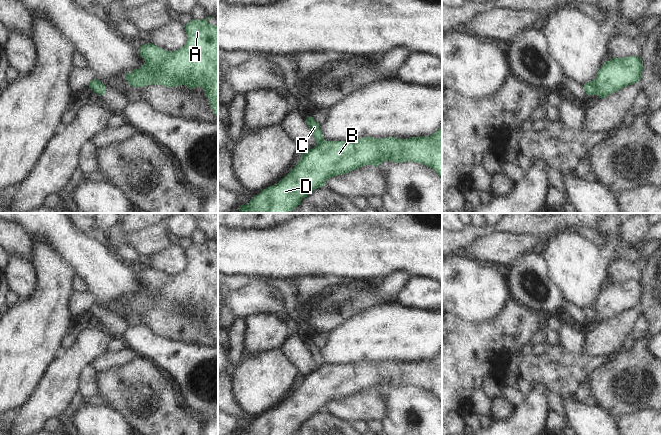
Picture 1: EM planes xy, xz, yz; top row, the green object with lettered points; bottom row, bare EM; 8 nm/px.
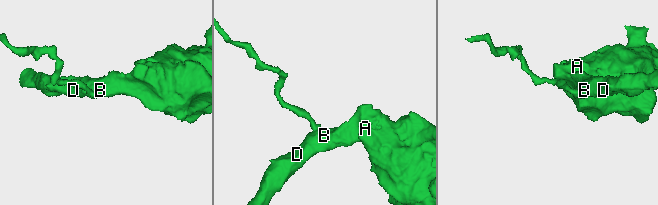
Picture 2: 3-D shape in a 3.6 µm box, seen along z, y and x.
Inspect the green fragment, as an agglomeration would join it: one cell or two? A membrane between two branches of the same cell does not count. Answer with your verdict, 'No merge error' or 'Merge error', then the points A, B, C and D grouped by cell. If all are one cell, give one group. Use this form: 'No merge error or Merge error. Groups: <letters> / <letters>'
Merge error. Groups: A B D / C

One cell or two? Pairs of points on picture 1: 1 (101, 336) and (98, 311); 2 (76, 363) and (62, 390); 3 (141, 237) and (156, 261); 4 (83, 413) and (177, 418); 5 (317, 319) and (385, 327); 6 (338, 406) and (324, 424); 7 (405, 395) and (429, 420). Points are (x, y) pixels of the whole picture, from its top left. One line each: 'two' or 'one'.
1: two
2: one
3: two
4: two
5: two
6: two
7: one

